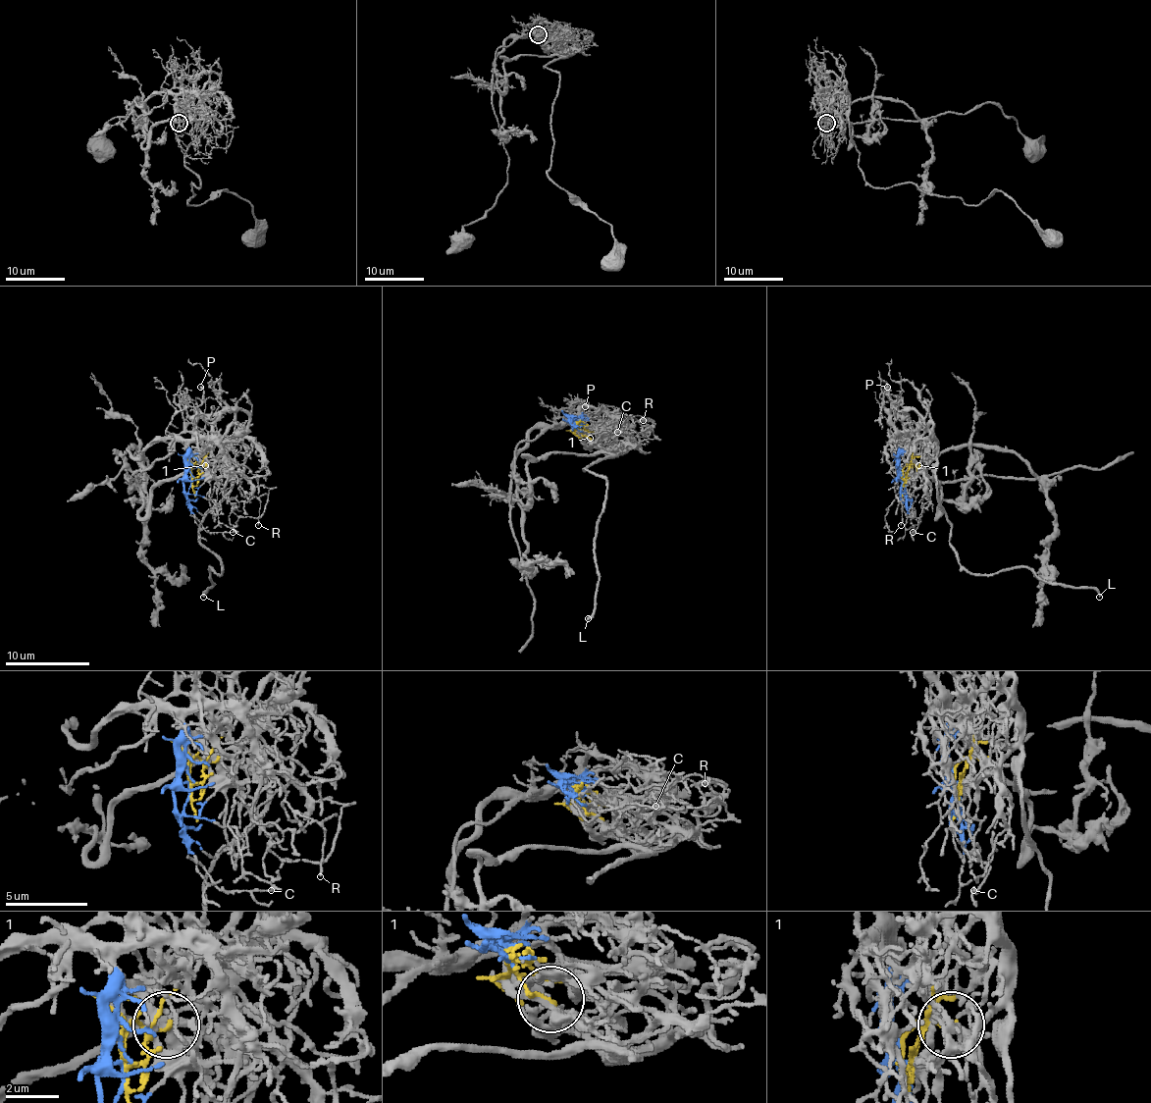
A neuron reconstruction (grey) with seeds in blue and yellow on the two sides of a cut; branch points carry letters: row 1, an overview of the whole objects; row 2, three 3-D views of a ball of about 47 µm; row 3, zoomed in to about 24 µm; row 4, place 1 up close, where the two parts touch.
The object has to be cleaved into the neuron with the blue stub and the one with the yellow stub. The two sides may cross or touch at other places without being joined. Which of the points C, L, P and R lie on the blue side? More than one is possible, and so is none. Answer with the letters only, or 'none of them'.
C, P, R

